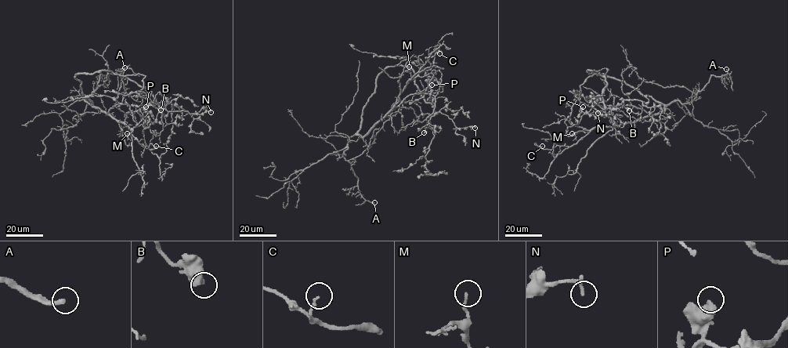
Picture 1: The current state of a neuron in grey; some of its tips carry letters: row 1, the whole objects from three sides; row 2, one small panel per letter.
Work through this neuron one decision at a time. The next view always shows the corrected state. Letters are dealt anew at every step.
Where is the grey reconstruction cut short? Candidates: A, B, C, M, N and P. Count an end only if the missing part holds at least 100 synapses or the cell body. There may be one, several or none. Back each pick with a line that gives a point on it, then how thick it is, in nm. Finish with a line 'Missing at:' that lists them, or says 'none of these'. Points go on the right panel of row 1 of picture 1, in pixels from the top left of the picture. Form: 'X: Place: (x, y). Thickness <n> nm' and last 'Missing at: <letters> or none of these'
A: Place: (726, 69). Thickness 320 nm
Missing at: A

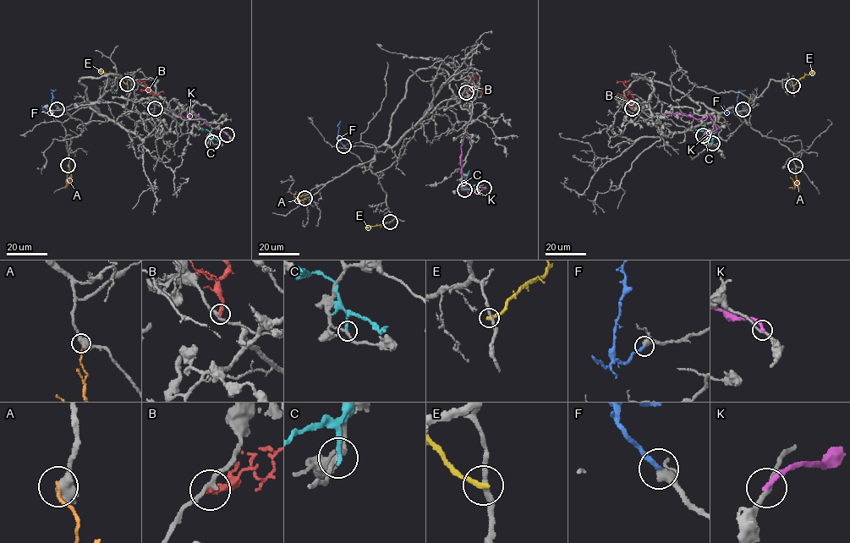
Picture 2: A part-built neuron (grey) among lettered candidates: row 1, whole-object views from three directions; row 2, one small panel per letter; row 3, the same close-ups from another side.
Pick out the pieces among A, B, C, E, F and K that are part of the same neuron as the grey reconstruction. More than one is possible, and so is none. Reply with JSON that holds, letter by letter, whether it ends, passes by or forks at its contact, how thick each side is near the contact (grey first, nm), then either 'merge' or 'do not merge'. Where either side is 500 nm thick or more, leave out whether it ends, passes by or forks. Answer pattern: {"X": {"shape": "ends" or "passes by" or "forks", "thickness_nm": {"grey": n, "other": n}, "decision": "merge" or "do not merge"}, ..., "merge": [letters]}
{"A": {"thickness_nm": {"grey": 500, "other": 130}, "decision": "do not merge"}, "B": {"shape": "ends", "thickness_nm": {"grey": 220, "other": 280}, "decision": "do not merge"}, "C": {"shape": "ends", "thickness_nm": {"grey": 180, "other": 200}, "decision": "do not merge"}, "E": {"shape": "ends", "thickness_nm": {"grey": 240, "other": 260}, "decision": "do not merge"}, "F": {"shape": "ends", "thickness_nm": {"grey": 340, "other": 240}, "decision": "merge"}, "K": {"shape": "ends", "thickness_nm": {"grey": 180, "other": 280}, "decision": "do not merge"}, "merge": ["F"]}

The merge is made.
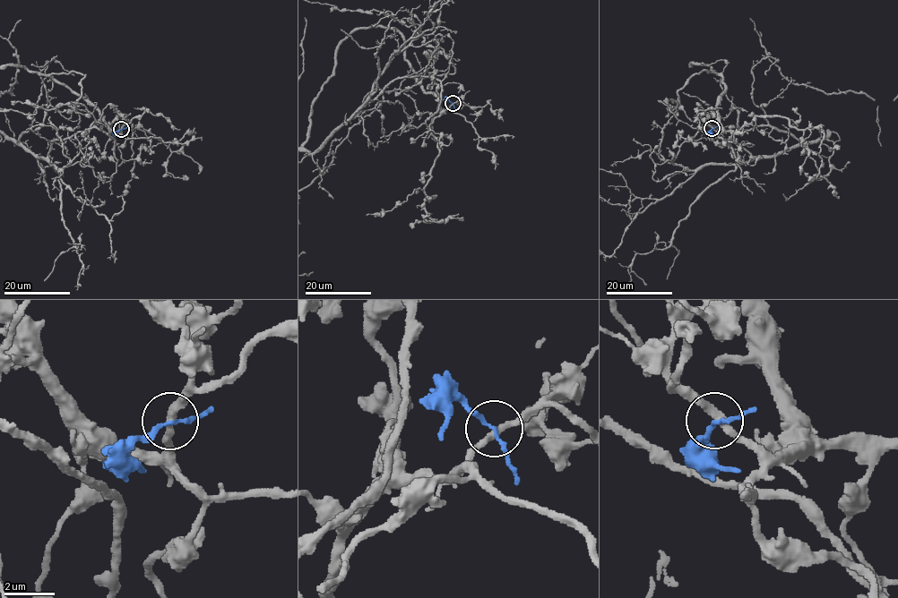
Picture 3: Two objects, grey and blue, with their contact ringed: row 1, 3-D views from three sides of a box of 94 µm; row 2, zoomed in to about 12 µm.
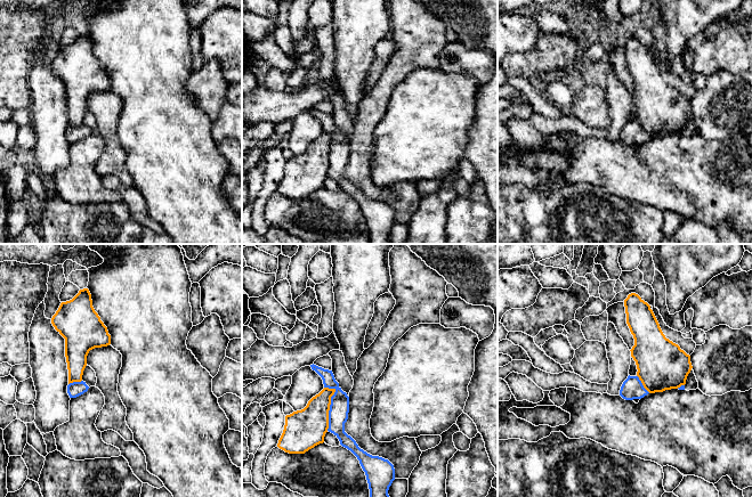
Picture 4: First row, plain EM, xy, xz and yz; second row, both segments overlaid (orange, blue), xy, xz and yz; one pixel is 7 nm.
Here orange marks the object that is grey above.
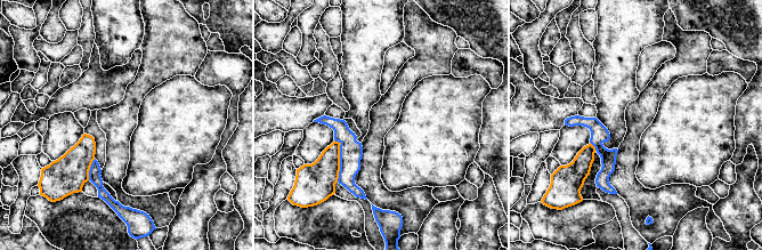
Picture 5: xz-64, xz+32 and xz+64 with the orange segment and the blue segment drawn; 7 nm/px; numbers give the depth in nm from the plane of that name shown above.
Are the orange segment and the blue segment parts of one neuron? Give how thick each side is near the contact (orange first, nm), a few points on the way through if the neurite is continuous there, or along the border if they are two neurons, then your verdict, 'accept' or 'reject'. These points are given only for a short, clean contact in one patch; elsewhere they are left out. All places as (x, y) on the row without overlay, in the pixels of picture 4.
280/140 nm | along xz (324, 131), (334, 135), (331, 141), (329, 172), (326, 174) | reject

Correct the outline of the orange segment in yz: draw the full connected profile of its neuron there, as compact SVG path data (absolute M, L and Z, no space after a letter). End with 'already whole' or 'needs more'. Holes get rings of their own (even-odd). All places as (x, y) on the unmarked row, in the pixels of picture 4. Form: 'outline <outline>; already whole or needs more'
outline M629 39L624 51L634 83L631 101L644 132L655 138L685 130L693 113L690 100L665 82L650 50L638 39Z; already whole

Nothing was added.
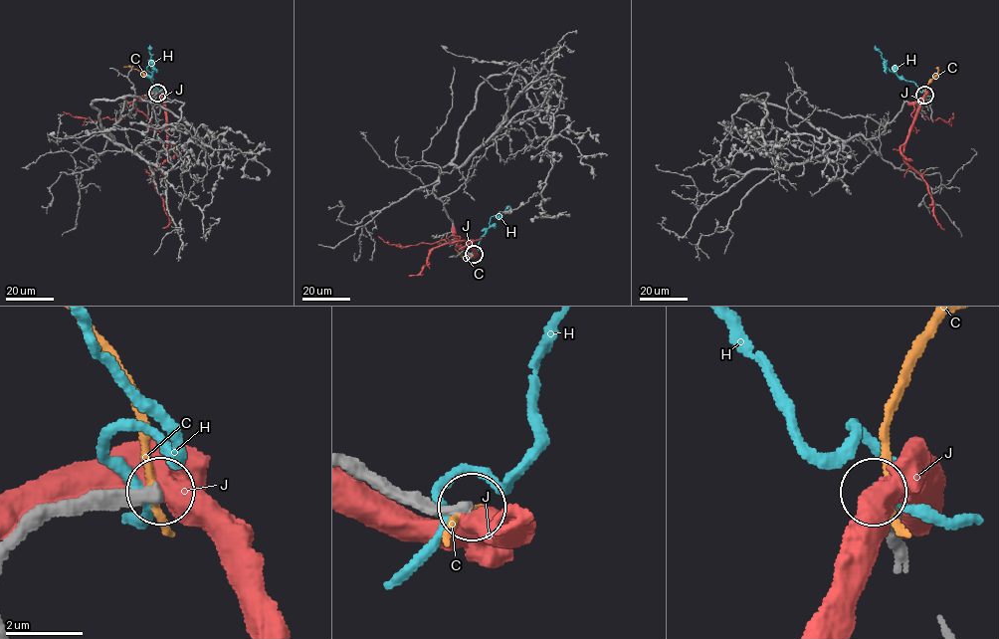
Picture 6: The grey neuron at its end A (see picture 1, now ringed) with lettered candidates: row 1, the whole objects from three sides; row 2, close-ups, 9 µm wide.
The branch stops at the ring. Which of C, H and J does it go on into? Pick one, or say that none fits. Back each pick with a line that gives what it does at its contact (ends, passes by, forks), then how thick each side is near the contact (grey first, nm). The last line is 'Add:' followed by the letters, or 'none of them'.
Add: none of them

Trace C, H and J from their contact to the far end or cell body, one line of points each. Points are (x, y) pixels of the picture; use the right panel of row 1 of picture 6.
C: (925, 95), (927, 85), (937, 73), (935, 68)
H: (925, 95), (913, 82), (890, 70), (875, 45)
J: (925, 95), (903, 157), (926, 184), (934, 217), (944, 229)

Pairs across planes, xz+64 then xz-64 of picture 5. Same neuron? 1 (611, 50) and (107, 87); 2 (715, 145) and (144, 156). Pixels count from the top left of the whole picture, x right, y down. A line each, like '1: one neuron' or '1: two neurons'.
1: two neurons
2: one neuron

